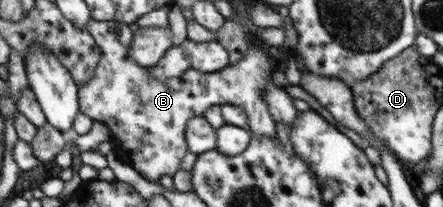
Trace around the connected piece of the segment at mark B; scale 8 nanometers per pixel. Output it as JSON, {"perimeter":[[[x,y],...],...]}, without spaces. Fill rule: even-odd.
{"perimeter":[[[91,17],[86,31],[94,38],[97,47],[100,47],[100,61],[95,67],[95,73],[87,83],[80,85],[80,105],[82,113],[108,125],[112,139],[119,139],[119,146],[127,151],[127,157],[131,166],[142,178],[147,181],[159,181],[163,175],[173,176],[181,170],[181,161],[188,152],[187,127],[190,120],[203,116],[213,105],[230,104],[241,107],[248,113],[250,134],[261,134],[261,136],[277,136],[276,121],[270,113],[271,108],[266,102],[267,85],[271,83],[273,75],[273,57],[269,49],[261,45],[260,39],[255,35],[249,36],[247,52],[243,54],[243,60],[213,73],[201,72],[189,68],[180,76],[157,80],[149,74],[149,69],[138,65],[135,59],[131,58],[131,45],[133,34],[127,24],[116,23],[115,21],[94,21]]]}

